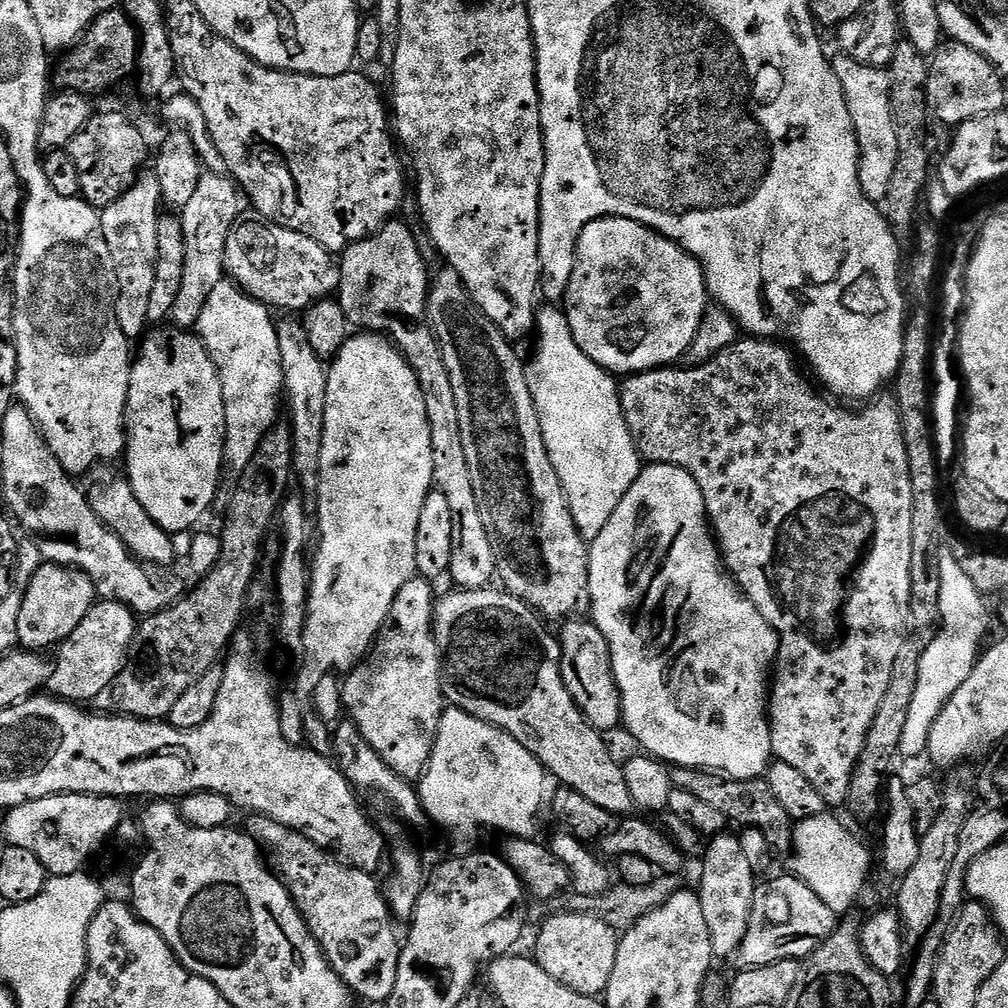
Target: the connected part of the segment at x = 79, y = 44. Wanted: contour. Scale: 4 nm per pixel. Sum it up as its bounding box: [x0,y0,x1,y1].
[54,7,140,98]

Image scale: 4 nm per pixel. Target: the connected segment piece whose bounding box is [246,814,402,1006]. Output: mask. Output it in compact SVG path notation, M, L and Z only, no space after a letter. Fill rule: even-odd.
M255 814L247 817L246 831L261 849L266 853L267 863L273 872L280 877L280 883L288 889L296 908L304 919L308 931L320 944L324 957L330 966L342 978L348 991L360 996L376 1006L383 1005L394 991L394 981L398 979L398 962L400 961L401 937L396 937L394 917L388 906L382 884L375 879L373 873L355 868L353 864L345 863L337 853L321 846L313 837L303 831L274 822L269 816Z

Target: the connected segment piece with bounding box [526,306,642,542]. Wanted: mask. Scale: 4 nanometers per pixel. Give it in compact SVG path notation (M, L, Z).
M544 306L536 313L536 353L527 365L528 385L538 410L550 462L562 482L570 514L586 541L602 534L626 490L642 471L640 452L626 426L617 377L582 354L574 342L565 309Z

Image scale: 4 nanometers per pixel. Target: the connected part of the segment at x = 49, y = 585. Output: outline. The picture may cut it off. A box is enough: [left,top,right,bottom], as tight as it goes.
[18,563,98,650]

